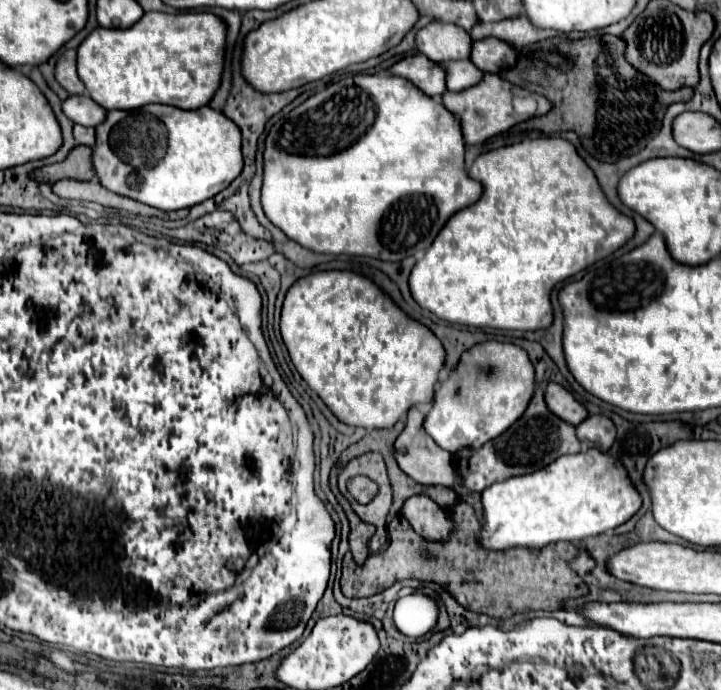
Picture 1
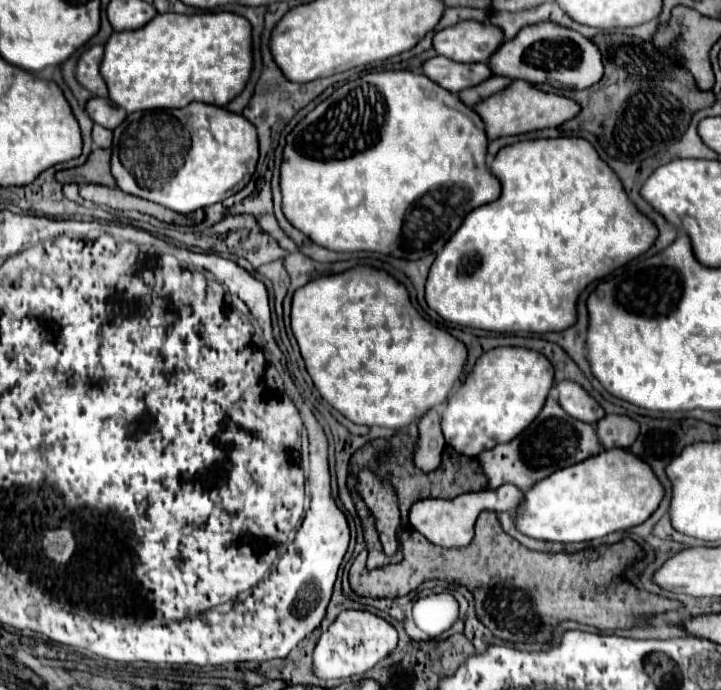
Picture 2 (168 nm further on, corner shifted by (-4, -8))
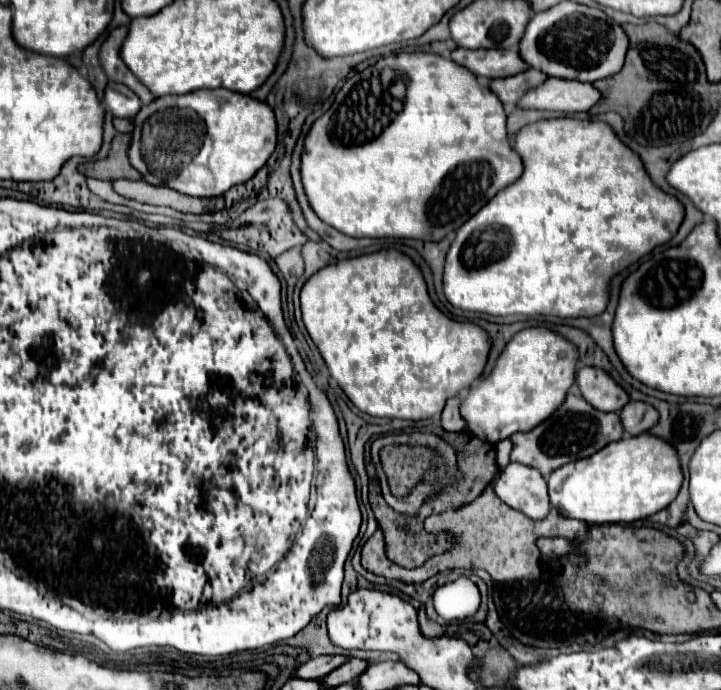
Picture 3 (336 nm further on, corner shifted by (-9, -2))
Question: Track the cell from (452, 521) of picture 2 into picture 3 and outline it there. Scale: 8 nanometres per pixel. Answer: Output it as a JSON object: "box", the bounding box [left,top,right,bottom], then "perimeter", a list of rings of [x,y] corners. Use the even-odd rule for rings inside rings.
{"box":[494,463,550,519],"perimeter":[[[510,463],[494,481],[496,495],[530,519],[544,519],[550,513],[548,485],[542,473],[522,463]]]}

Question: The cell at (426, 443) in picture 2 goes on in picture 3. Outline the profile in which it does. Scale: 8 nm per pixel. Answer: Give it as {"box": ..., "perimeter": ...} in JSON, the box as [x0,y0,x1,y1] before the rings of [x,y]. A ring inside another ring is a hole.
{"box":[440,397,468,431],"perimeter":[[[460,397],[448,399],[448,403],[442,411],[442,419],[440,419],[440,423],[446,431],[464,431],[464,429],[468,429],[464,417],[460,415],[460,403],[462,403]]]}

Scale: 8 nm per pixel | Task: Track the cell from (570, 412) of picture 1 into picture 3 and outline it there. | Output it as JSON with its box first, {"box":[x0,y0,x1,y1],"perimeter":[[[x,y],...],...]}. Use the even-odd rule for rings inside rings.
{"box":[576,367,630,411],"perimeter":[[[598,367],[578,369],[576,385],[584,399],[600,411],[620,411],[630,401],[630,395],[604,369]]]}

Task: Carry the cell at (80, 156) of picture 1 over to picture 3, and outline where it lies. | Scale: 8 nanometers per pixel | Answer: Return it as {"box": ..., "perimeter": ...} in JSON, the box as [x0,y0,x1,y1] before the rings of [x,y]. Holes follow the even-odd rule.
{"box":[86,133,142,179],"perimeter":[[[118,133],[112,143],[112,151],[104,161],[94,161],[92,165],[88,163],[86,175],[96,177],[96,179],[142,179],[142,175],[130,165],[128,161],[128,147],[130,147],[130,135],[128,133]]]}

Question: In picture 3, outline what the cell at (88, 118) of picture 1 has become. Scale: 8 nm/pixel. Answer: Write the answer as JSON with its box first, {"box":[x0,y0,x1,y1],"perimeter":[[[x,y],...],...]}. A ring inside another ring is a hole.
{"box":[104,81,142,117],"perimeter":[[[110,81],[104,91],[104,103],[114,113],[114,117],[134,117],[142,107],[142,101],[130,87],[114,81]]]}

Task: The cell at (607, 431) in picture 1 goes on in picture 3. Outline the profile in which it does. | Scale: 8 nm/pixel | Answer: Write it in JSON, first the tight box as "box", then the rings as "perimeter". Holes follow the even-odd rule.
{"box":[620,401,660,435],"perimeter":[[[630,401],[622,411],[620,411],[620,417],[622,417],[622,423],[624,423],[624,429],[628,435],[640,435],[640,433],[646,433],[650,431],[660,415],[658,411],[650,405],[650,403],[642,403],[642,401]]]}

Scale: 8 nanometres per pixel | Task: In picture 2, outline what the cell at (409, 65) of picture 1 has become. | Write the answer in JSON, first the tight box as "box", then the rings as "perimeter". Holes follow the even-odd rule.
{"box":[421,57,491,93],"perimeter":[[[433,57],[423,63],[421,73],[435,81],[439,87],[447,89],[449,93],[459,93],[467,87],[479,85],[487,77],[491,77],[491,71],[485,63],[453,63],[447,61],[447,57]]]}

